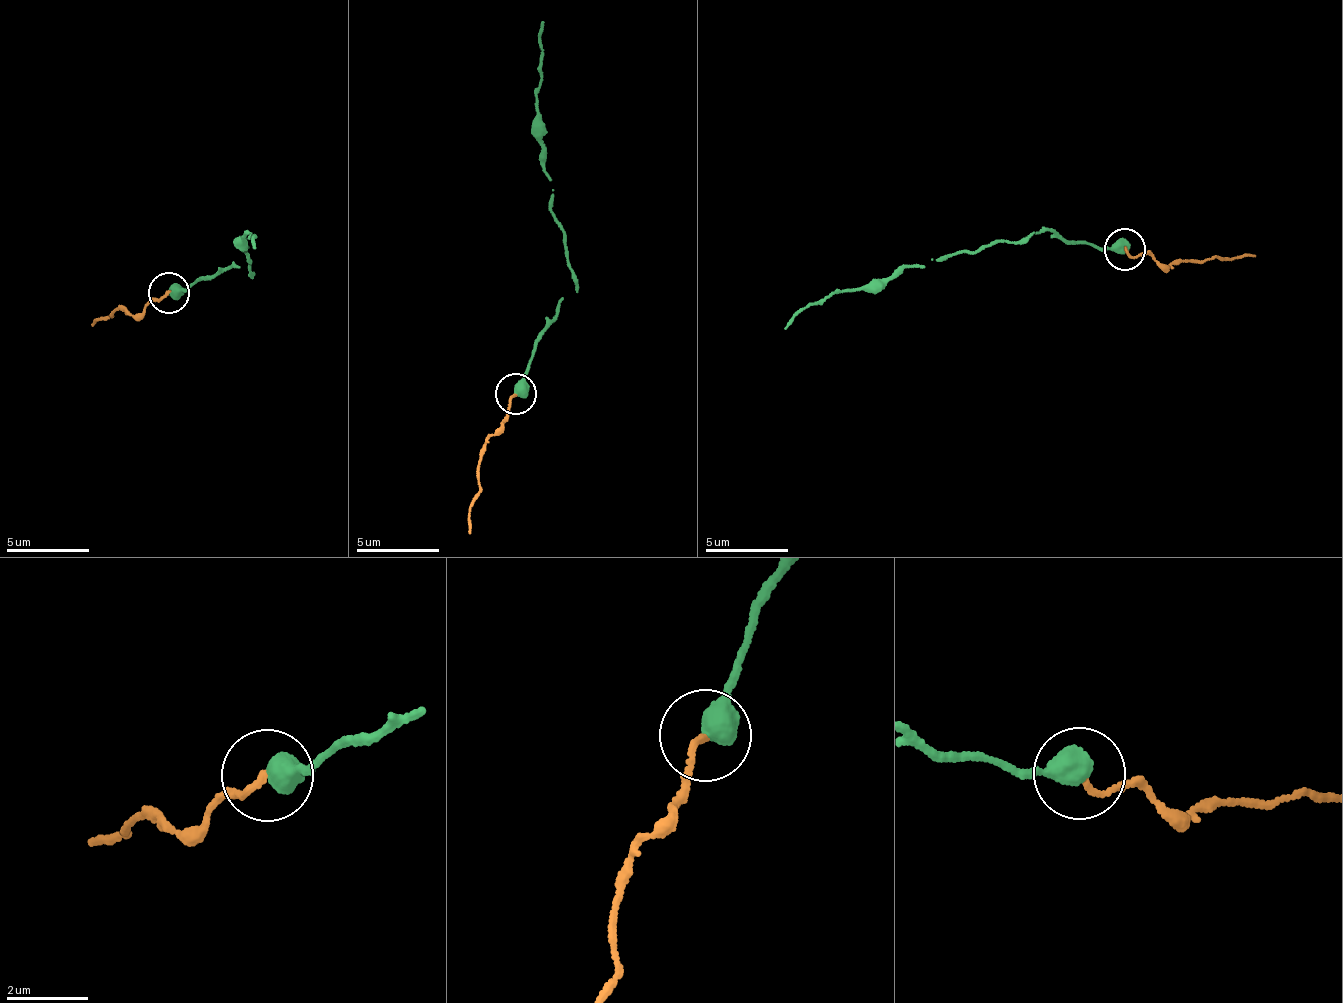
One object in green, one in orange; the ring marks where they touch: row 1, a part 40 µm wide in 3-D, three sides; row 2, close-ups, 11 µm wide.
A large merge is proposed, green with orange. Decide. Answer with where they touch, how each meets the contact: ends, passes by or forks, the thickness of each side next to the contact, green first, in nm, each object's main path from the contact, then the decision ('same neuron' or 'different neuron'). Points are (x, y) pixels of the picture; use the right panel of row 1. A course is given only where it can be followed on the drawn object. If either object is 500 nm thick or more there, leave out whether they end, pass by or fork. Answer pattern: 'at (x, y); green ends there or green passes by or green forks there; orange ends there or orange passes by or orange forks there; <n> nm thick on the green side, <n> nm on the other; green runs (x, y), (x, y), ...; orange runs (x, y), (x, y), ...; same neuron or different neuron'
at (1124, 249); 600 nm thick on the green side, 150 nm on the other; green runs (1124, 249), (1066, 241), (1042, 230), (925, 267), (900, 266), (856, 290), (840, 287), (786, 327); orange runs (1124, 249), (1171, 267), (1257, 254); same neuron

